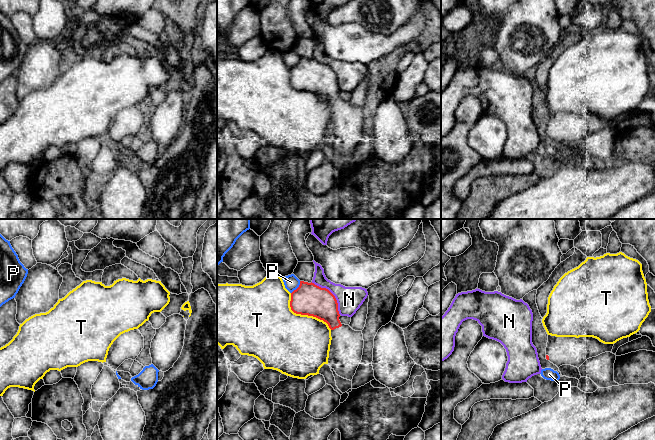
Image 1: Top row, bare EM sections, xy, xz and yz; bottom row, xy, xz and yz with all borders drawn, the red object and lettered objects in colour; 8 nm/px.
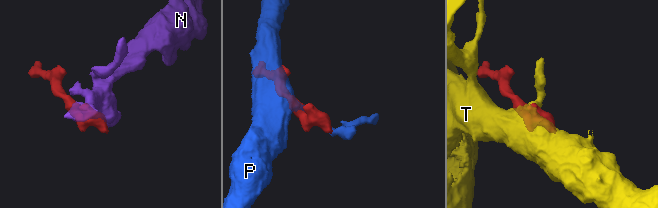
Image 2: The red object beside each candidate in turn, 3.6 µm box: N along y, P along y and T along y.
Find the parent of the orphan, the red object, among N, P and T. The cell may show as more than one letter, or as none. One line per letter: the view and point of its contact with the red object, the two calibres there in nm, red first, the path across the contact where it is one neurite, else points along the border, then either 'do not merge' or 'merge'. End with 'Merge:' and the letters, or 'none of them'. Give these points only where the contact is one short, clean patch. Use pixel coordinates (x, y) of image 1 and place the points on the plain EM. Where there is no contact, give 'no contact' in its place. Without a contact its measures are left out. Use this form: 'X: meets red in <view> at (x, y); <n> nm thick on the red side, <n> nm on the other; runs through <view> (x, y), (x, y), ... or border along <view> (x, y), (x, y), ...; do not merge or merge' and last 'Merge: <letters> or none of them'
N: meets red in xz at (332, 70); 260 nm thick on the red side, 200 nm on the other; do not merge
P: meets red in xz at (298, 63); 260 nm thick on the red side, 120 nm on the other; do not merge
T: meets red in xz at (304, 90); 260 nm thick on the red side, 480 nm on the other; do not merge
Merge: none of them

